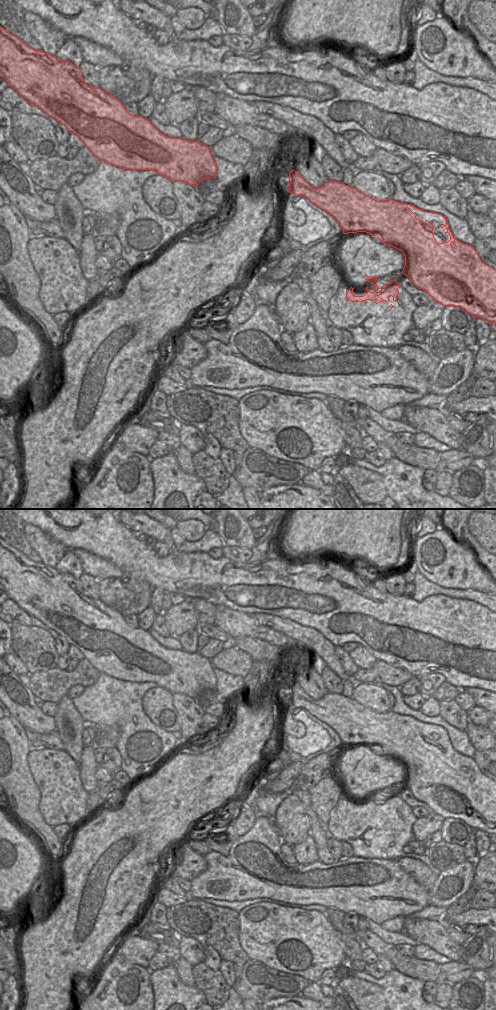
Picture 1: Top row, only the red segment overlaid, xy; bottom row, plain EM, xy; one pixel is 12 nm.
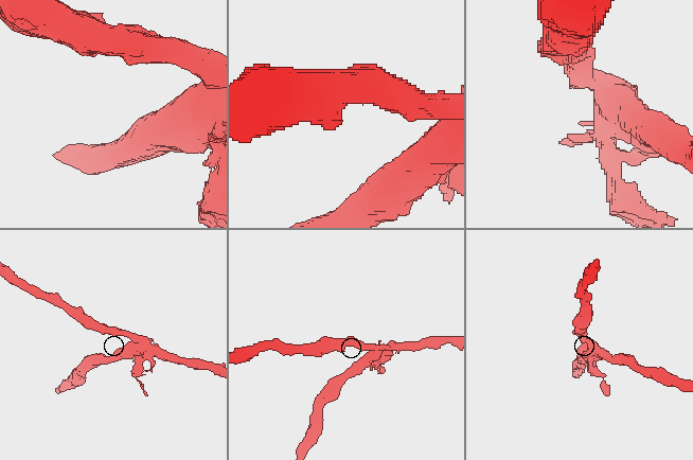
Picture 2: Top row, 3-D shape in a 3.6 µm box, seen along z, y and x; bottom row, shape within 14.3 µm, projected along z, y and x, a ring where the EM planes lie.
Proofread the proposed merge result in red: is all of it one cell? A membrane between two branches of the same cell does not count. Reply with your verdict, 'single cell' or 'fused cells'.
fused cells

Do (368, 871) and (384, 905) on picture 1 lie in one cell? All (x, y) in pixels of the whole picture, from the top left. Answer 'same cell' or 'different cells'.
same cell

